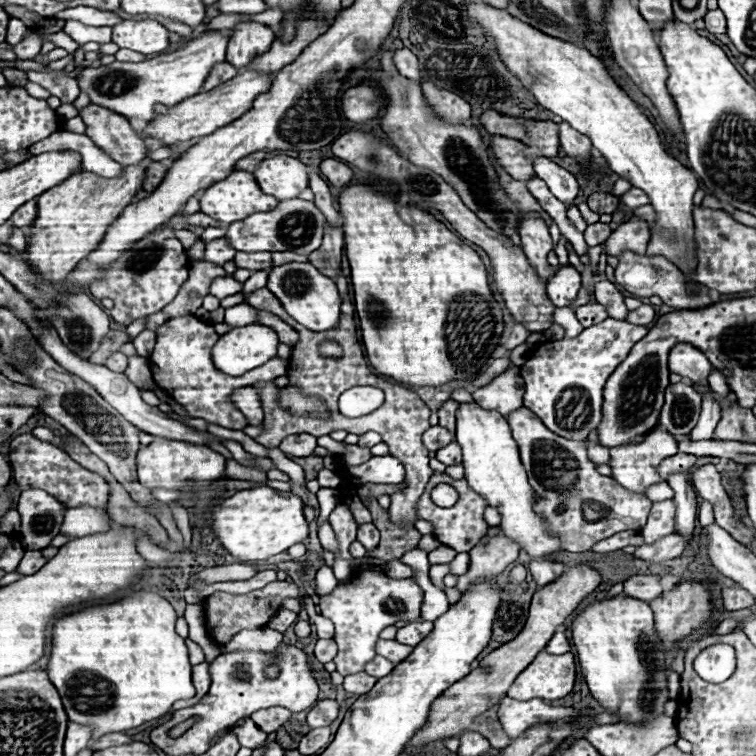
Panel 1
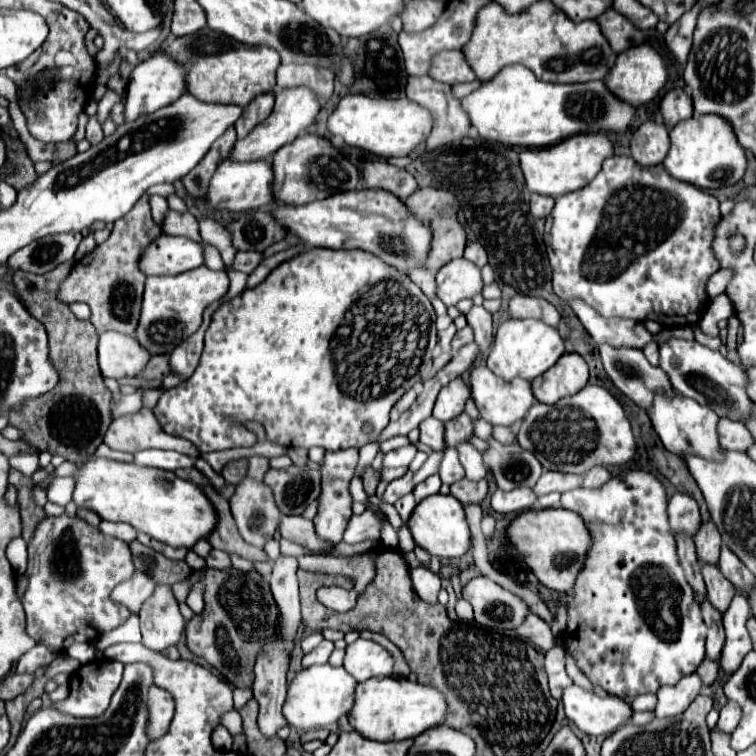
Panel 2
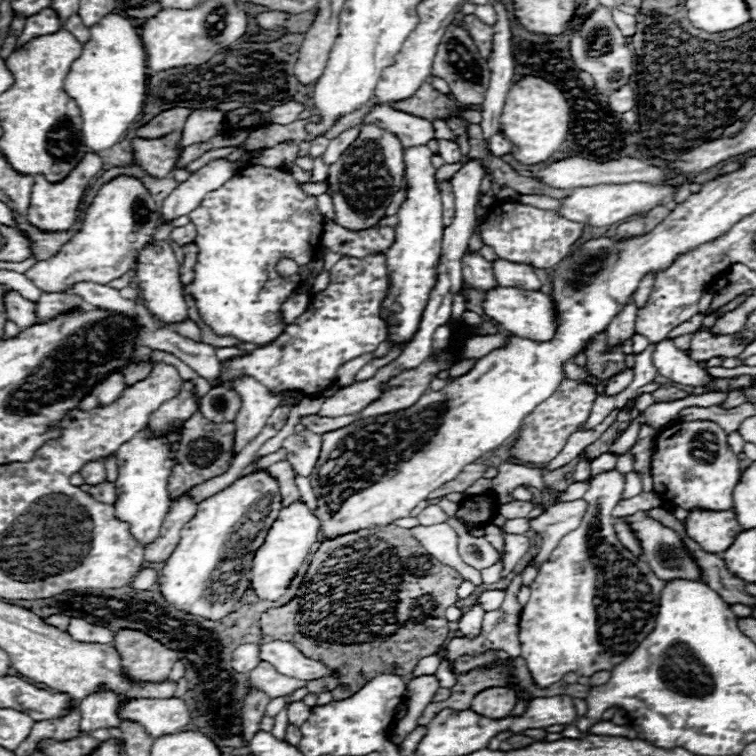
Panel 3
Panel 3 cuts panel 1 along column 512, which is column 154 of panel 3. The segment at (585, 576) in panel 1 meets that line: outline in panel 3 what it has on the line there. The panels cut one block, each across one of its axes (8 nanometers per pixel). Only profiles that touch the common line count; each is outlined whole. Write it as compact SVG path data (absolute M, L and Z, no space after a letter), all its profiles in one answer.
M122 628L116 632L114 646L122 656L124 672L138 682L164 680L172 664L178 660L176 652L148 636L146 632Z

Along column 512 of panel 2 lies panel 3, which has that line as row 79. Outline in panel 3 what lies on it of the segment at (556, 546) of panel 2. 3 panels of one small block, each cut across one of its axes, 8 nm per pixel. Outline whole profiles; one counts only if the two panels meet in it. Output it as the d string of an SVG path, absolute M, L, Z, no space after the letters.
M538 76L518 80L508 96L500 116L500 132L514 144L514 158L522 164L538 164L548 160L566 140L570 126L570 106L560 88Z

